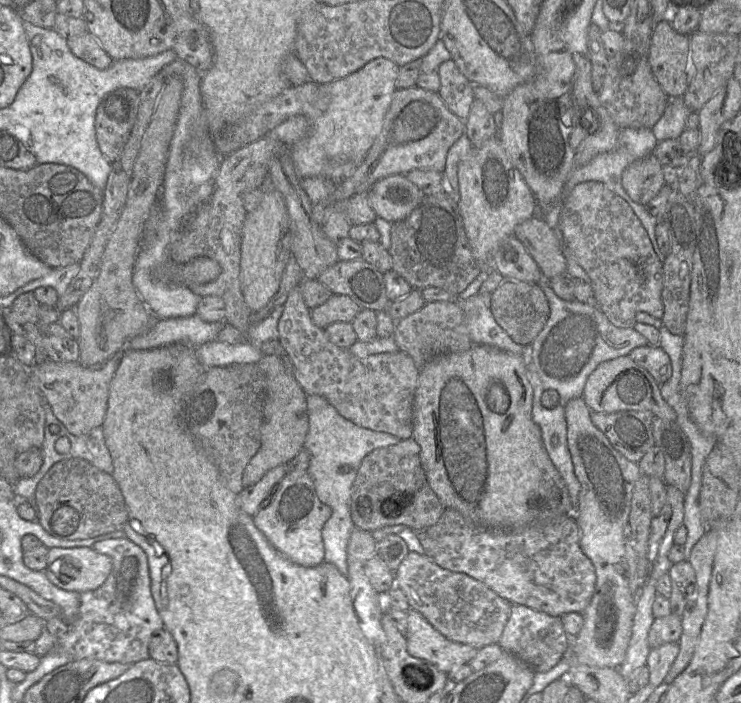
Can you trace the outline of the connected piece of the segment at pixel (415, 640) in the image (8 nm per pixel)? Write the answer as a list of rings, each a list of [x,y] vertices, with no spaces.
[[[409,609],[405,634],[408,653],[416,658],[432,663],[440,671],[448,674],[469,662],[479,649],[449,640],[435,629],[417,610]]]

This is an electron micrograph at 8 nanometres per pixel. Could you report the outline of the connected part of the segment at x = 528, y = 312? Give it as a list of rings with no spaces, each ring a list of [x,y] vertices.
[[[505,280],[491,294],[491,312],[498,325],[522,346],[530,346],[544,328],[550,307],[544,291],[538,284]]]

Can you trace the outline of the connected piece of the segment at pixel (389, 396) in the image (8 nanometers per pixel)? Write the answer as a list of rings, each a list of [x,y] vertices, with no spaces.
[[[300,286],[289,292],[287,300],[282,306],[282,313],[278,321],[277,340],[291,363],[295,379],[307,395],[324,397],[341,416],[358,426],[389,433],[400,440],[412,437],[413,399],[420,370],[408,354],[399,351],[359,358],[352,355],[348,349],[336,346],[329,341],[324,329],[313,323],[311,310],[304,303]]]

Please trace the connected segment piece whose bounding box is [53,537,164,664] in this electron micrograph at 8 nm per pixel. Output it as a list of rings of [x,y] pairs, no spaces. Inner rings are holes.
[[[126,537],[98,541],[92,549],[109,556],[112,569],[101,586],[80,593],[78,615],[68,623],[67,632],[58,638],[53,650],[71,656],[72,661],[95,659],[134,664],[150,658],[150,638],[164,624],[151,595],[145,552]]]

